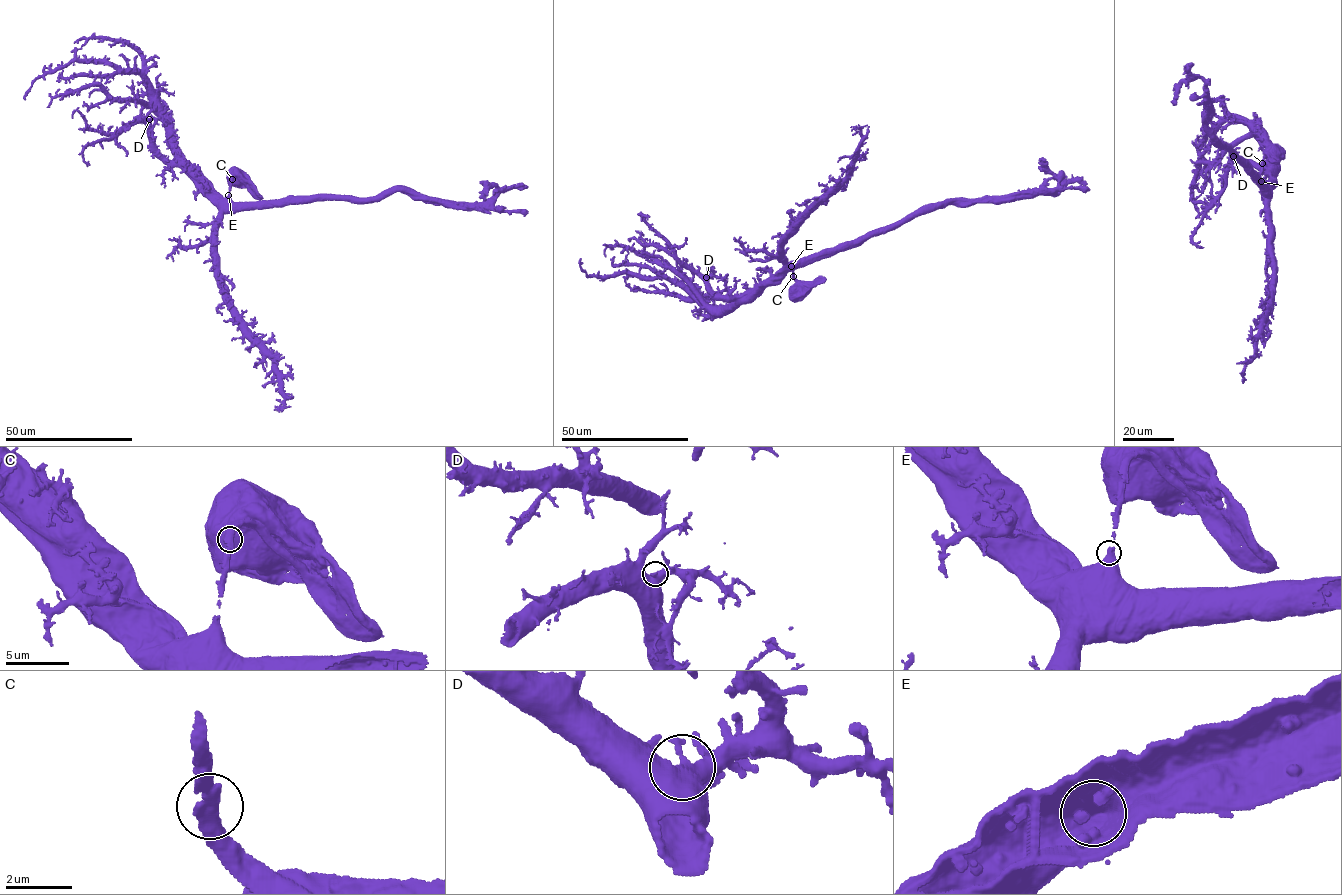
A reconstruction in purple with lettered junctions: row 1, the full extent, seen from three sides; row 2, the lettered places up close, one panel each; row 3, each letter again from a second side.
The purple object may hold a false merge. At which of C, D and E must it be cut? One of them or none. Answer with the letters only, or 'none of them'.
none of them

